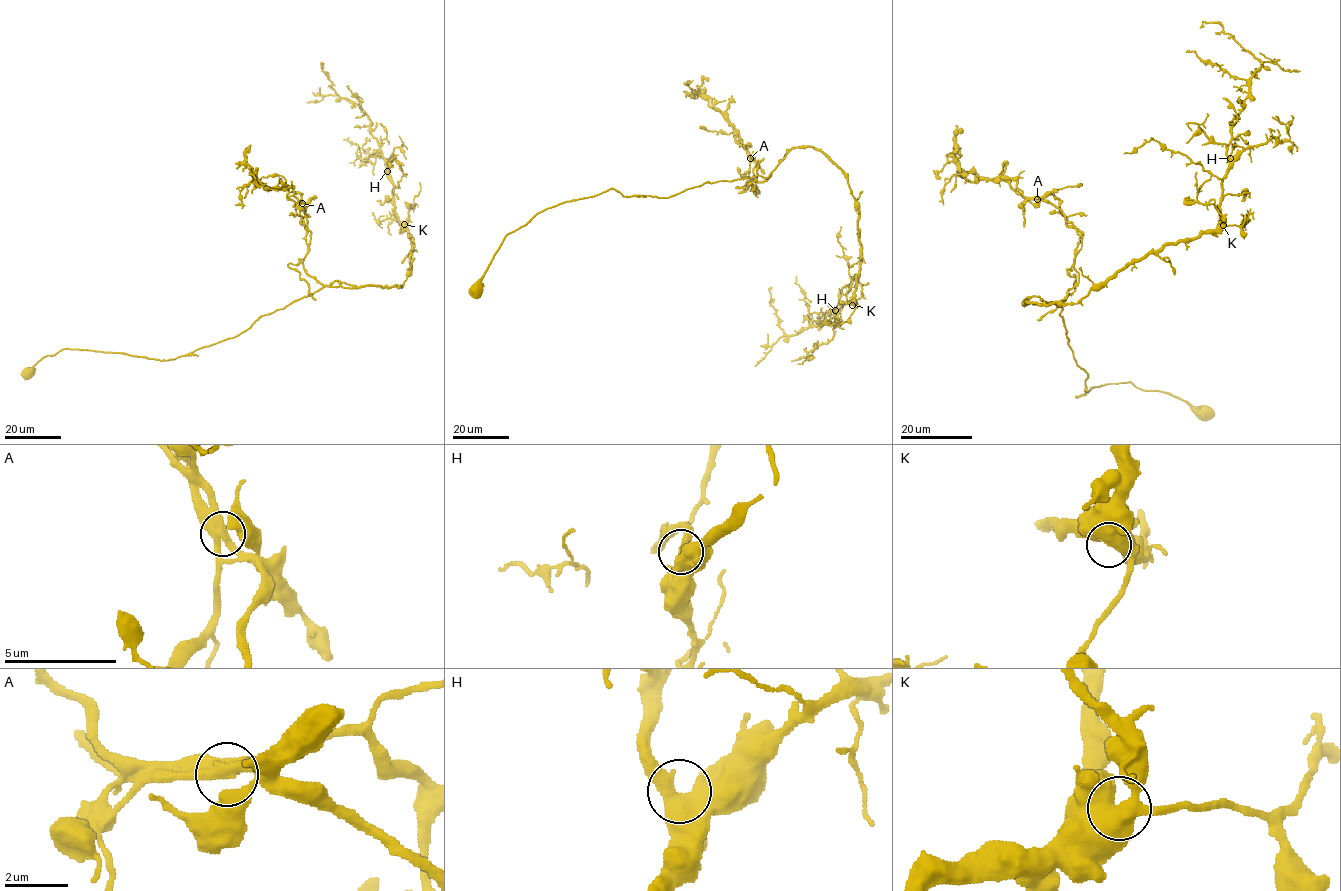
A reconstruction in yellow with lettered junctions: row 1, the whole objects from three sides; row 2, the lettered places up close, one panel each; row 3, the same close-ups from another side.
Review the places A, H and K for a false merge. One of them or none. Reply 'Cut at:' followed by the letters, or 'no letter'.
Cut at: A

